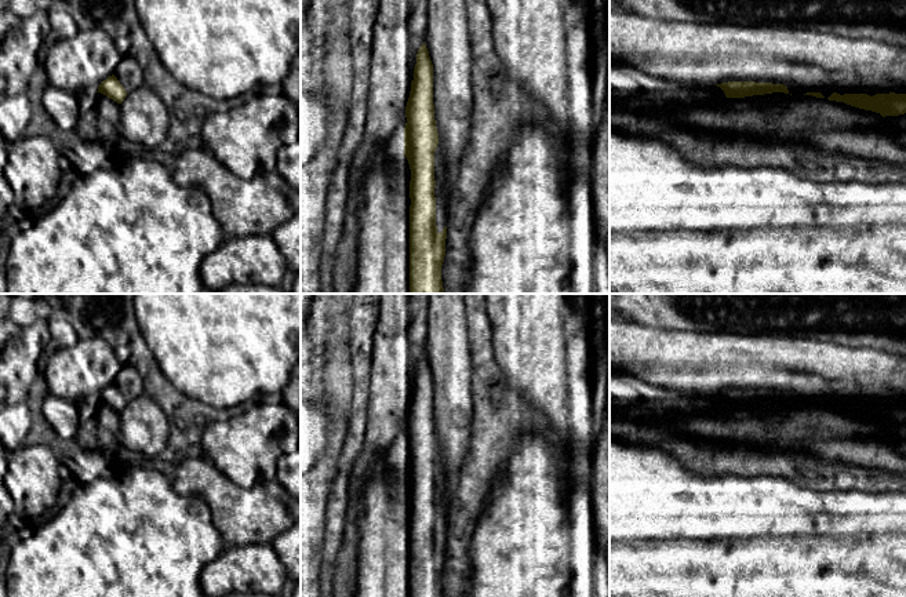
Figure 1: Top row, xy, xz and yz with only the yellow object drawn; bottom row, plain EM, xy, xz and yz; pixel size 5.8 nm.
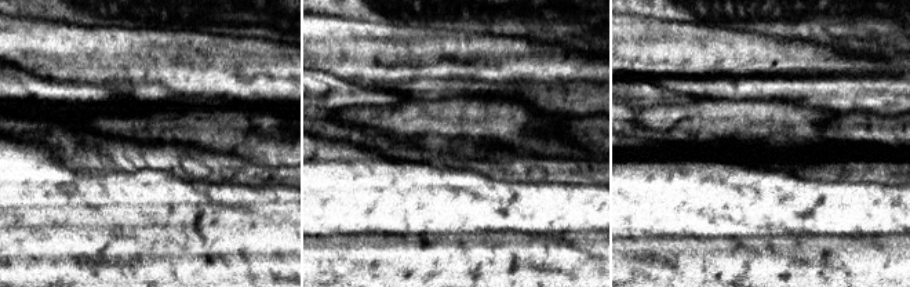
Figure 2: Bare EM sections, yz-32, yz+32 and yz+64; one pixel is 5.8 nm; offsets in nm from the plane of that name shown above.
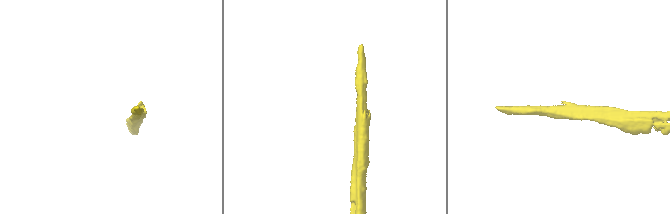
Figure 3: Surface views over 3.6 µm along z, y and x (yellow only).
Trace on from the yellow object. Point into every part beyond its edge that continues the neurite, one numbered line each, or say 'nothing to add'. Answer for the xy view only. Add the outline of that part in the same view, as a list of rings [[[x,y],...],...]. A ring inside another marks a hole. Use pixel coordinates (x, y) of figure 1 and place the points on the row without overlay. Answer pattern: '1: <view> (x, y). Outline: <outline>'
1: xy (130, 383). Outline: [[[125,364],[113,382],[127,401],[143,394],[143,381],[135,368]]]

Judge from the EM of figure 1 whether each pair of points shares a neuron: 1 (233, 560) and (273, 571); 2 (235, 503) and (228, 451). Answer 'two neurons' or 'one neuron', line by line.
1: one neuron
2: two neurons

